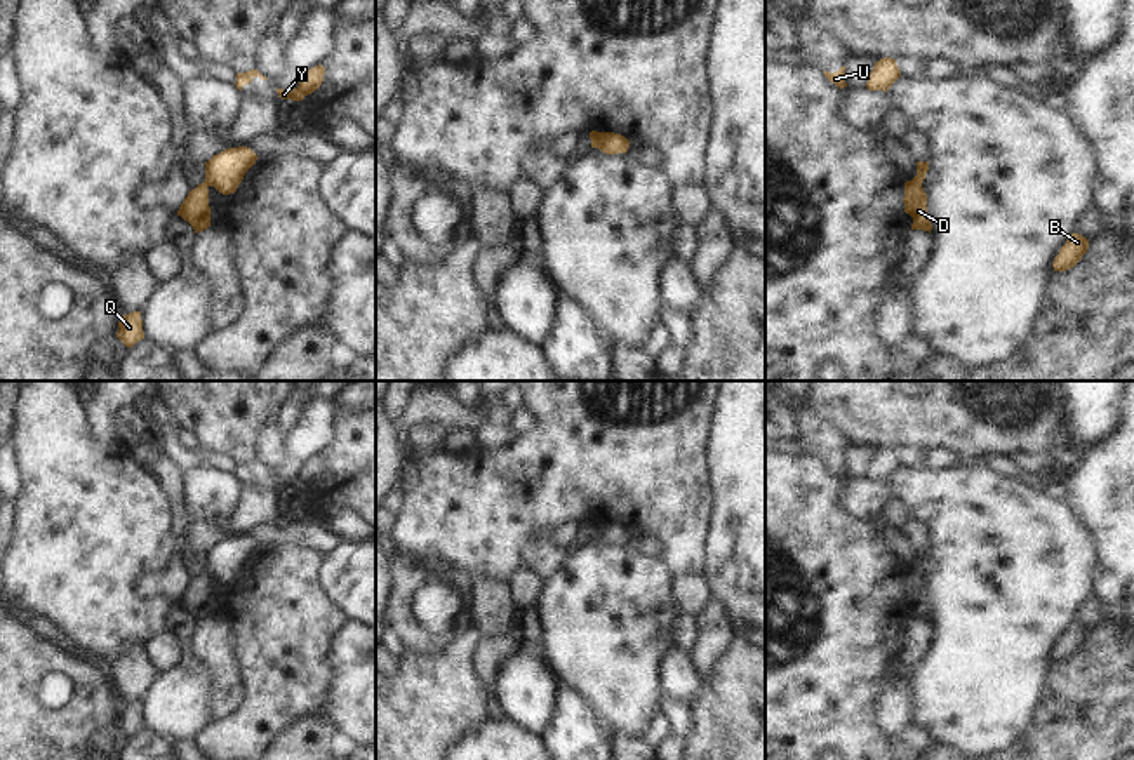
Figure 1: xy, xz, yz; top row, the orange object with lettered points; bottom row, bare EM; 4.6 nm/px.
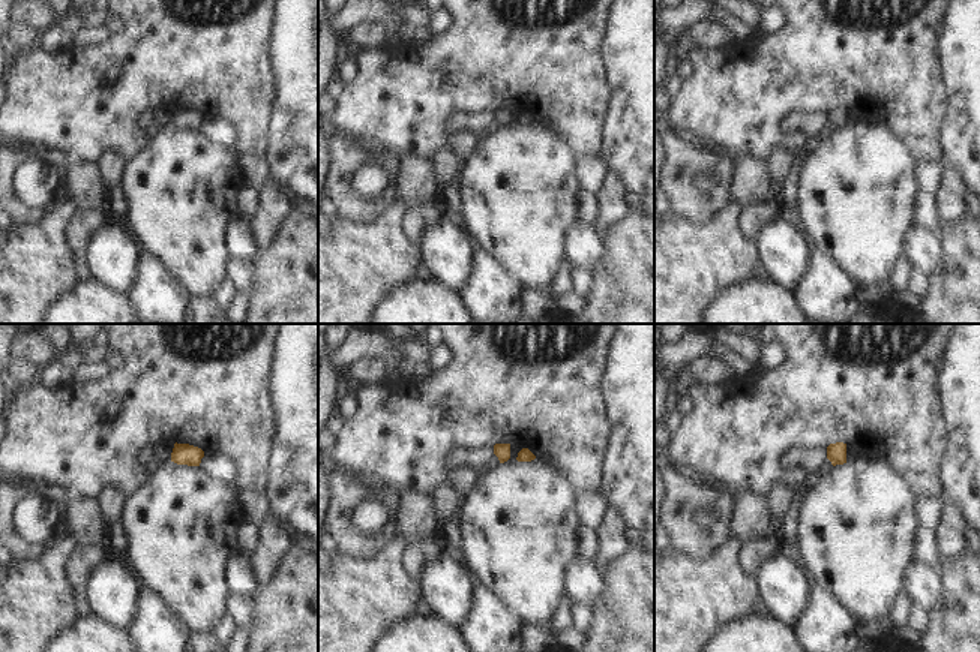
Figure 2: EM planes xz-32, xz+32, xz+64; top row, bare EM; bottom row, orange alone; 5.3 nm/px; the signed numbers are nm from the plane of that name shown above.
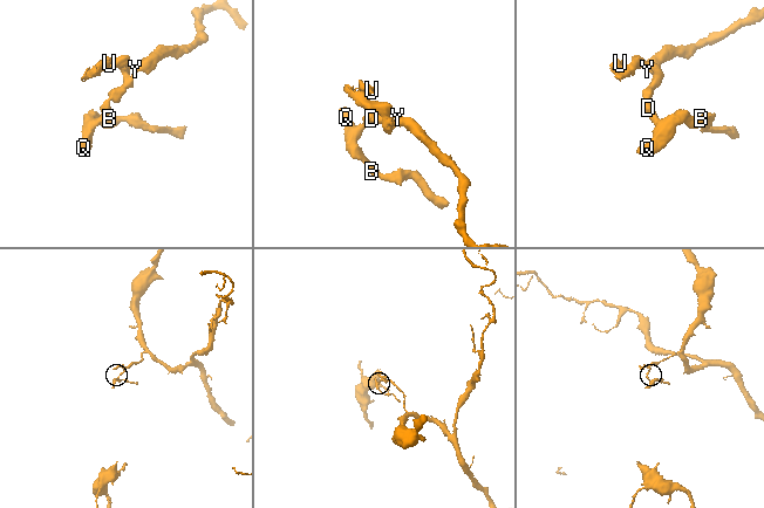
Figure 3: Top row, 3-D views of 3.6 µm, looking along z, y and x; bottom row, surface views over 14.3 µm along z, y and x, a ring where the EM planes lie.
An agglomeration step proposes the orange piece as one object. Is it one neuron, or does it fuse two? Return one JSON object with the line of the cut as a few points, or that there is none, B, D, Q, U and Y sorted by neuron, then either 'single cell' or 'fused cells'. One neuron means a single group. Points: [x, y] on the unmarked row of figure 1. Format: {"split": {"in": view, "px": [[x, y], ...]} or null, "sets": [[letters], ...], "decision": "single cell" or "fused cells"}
{"split": {"in": "yz", "px": [[912, 569], [920, 574]]}, "sets": [["B", "D", "Q"], ["U", "Y"]], "decision": "fused cells"}

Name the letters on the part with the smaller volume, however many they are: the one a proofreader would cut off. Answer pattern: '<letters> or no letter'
B, D, Q

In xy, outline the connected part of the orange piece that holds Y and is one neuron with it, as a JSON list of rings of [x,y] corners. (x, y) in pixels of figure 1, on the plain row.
[[[318,454],[303,464],[294,480],[287,482],[284,478],[277,478],[277,483],[282,489],[303,490],[308,483],[315,482],[322,475],[324,464],[325,457]]]

